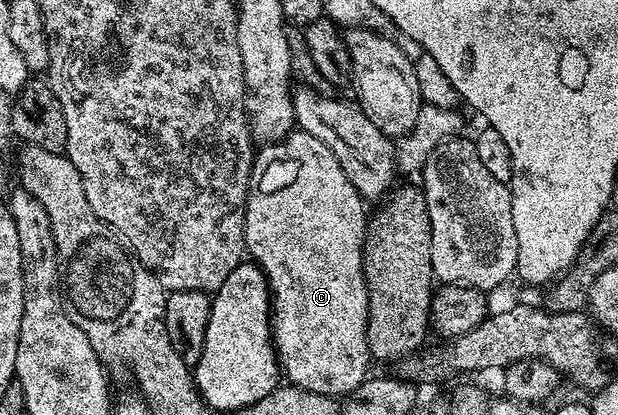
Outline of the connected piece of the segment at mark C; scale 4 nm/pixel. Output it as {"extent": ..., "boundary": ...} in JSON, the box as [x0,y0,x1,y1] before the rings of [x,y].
{"extent":[243,130,369,398],"boundary":[[[293,130],[283,139],[267,142],[256,151],[255,162],[251,166],[251,181],[247,191],[247,213],[245,214],[245,242],[243,247],[246,255],[265,274],[267,287],[271,290],[271,335],[275,341],[275,354],[279,357],[279,366],[284,377],[287,376],[292,385],[303,388],[306,392],[321,394],[332,398],[342,398],[348,392],[357,390],[361,382],[368,379],[367,364],[369,365],[369,353],[367,351],[367,311],[369,310],[369,298],[367,297],[367,283],[363,277],[363,243],[367,237],[368,209],[363,209],[364,197],[345,178],[345,170],[341,170],[341,162],[321,142],[321,138],[313,138],[313,134],[302,130]]]}

